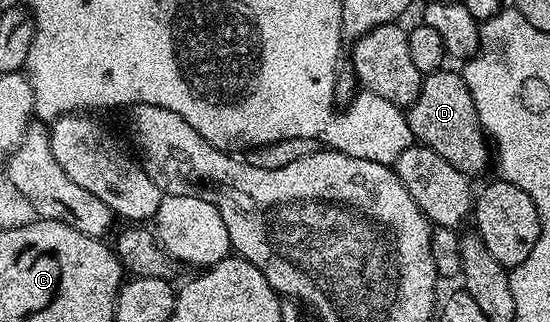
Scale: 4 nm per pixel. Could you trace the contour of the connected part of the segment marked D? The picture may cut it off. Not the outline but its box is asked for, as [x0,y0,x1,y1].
[406,68,490,176]

